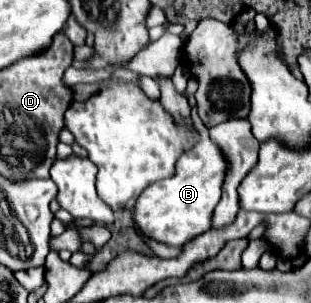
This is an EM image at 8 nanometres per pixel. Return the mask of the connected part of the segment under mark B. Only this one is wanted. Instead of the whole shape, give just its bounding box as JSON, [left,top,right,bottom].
[133,107,227,247]

